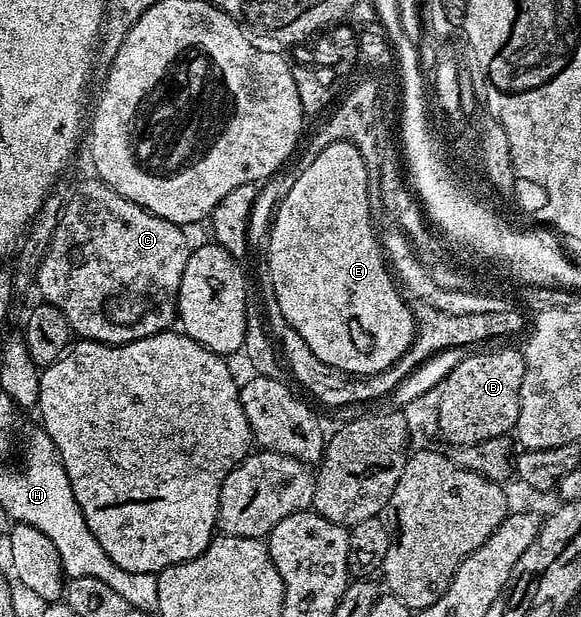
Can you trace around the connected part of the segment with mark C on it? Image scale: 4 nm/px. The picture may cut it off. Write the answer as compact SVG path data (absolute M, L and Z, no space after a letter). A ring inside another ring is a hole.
M93 178L93 180L86 181L85 184L77 190L76 197L74 197L73 200L71 197L71 199L65 203L60 214L60 221L58 222L58 226L50 238L50 246L46 250L46 256L42 258L42 266L36 275L35 287L38 289L38 292L40 288L41 294L44 295L41 297L43 297L47 303L58 306L58 310L62 310L62 314L66 314L66 322L70 322L73 333L75 333L77 337L83 338L85 340L97 340L99 344L128 344L131 340L141 340L147 336L154 335L155 332L162 332L171 329L173 327L174 321L178 316L178 308L177 305L173 303L173 301L177 299L178 293L180 291L182 274L186 270L186 262L188 261L188 257L190 255L190 243L188 244L187 238L184 237L184 232L185 229L181 227L181 225L170 222L161 216L156 216L152 212L146 211L145 208L138 206L130 198L126 198L122 194L118 194L116 191L114 191L114 189L111 188L111 186L105 184L103 180L99 178ZM127 288L133 288L133 290L136 292L149 292L149 294L152 295L154 299L160 301L158 301L157 304L154 305L153 308L150 309L144 317L141 315L139 318L134 319L132 323L116 323L115 320L113 320L112 317L108 315L106 311L106 305L113 298L124 294L120 292L126 291Z

